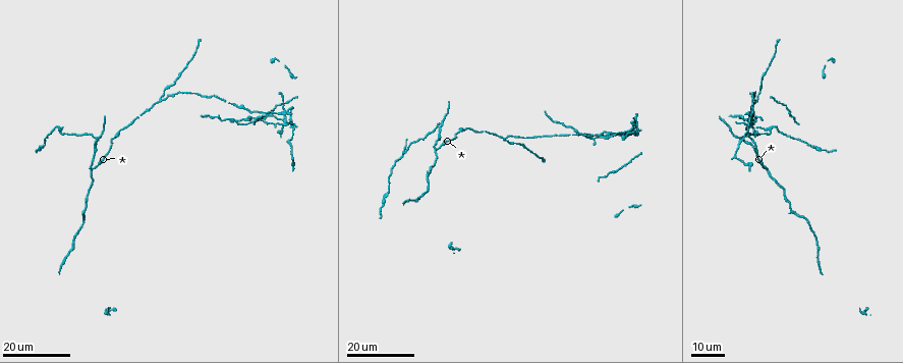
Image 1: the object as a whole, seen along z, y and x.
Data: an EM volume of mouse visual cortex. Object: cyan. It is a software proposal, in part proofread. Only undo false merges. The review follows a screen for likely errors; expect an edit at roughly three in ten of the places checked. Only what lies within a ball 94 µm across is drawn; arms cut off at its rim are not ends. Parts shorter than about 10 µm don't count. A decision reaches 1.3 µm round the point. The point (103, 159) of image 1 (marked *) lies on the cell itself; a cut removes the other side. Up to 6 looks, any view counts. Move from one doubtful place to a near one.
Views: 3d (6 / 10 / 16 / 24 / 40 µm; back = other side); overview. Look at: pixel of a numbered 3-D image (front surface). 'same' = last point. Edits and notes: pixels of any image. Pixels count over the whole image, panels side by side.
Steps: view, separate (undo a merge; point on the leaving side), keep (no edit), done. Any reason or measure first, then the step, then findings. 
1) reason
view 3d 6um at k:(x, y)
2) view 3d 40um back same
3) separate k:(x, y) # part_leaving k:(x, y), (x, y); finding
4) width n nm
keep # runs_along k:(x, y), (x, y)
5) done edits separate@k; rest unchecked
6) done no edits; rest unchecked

three-way junction
view 3d 16um at 1:(758, 99)

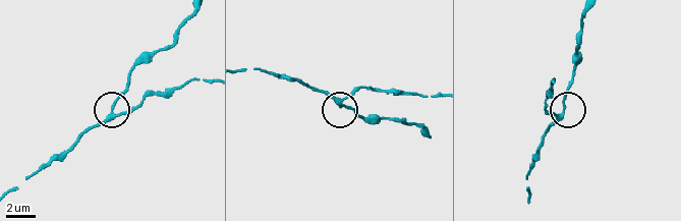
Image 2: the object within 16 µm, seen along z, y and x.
closer look
view 3d 10um at 2:(112, 116)

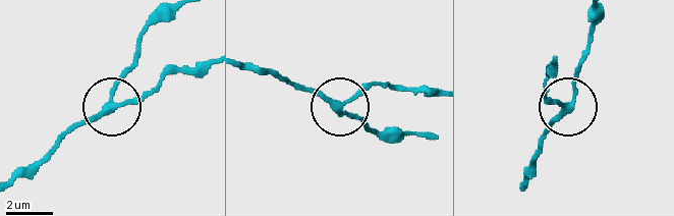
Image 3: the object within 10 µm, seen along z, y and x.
keep # runs_along 3:(16, 179), (62, 137), (104, 113), (138, 45); all the same cell

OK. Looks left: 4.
view 3d 24um at 1:(435, 147)

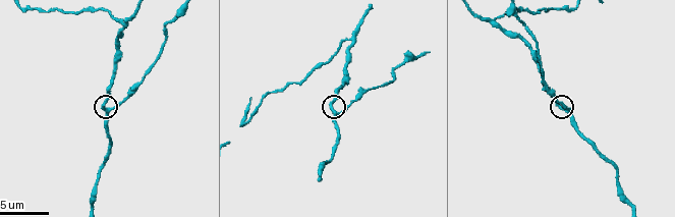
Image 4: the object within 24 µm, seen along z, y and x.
closer look
view 3d 6um at 4:(106, 108)

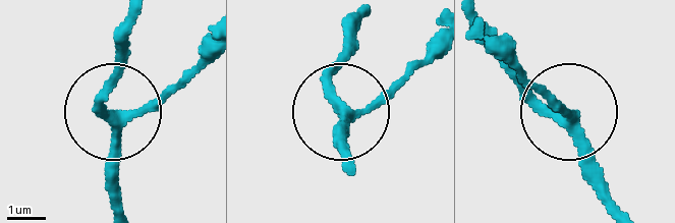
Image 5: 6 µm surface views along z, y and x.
view 3d 6um back at 5:(557, 116)

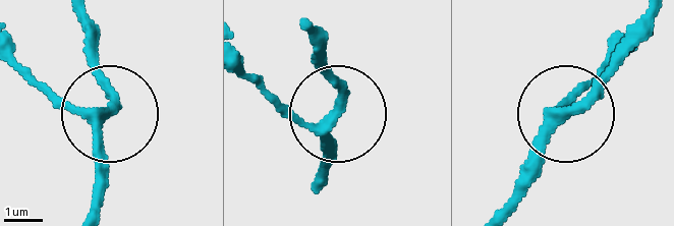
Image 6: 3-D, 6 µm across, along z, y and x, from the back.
keep # runs_along 6:(245, 74), (303, 119), (323, 119), (336, 103), (323, 29); one cell here

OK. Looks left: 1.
done no edits; rest unchecked

